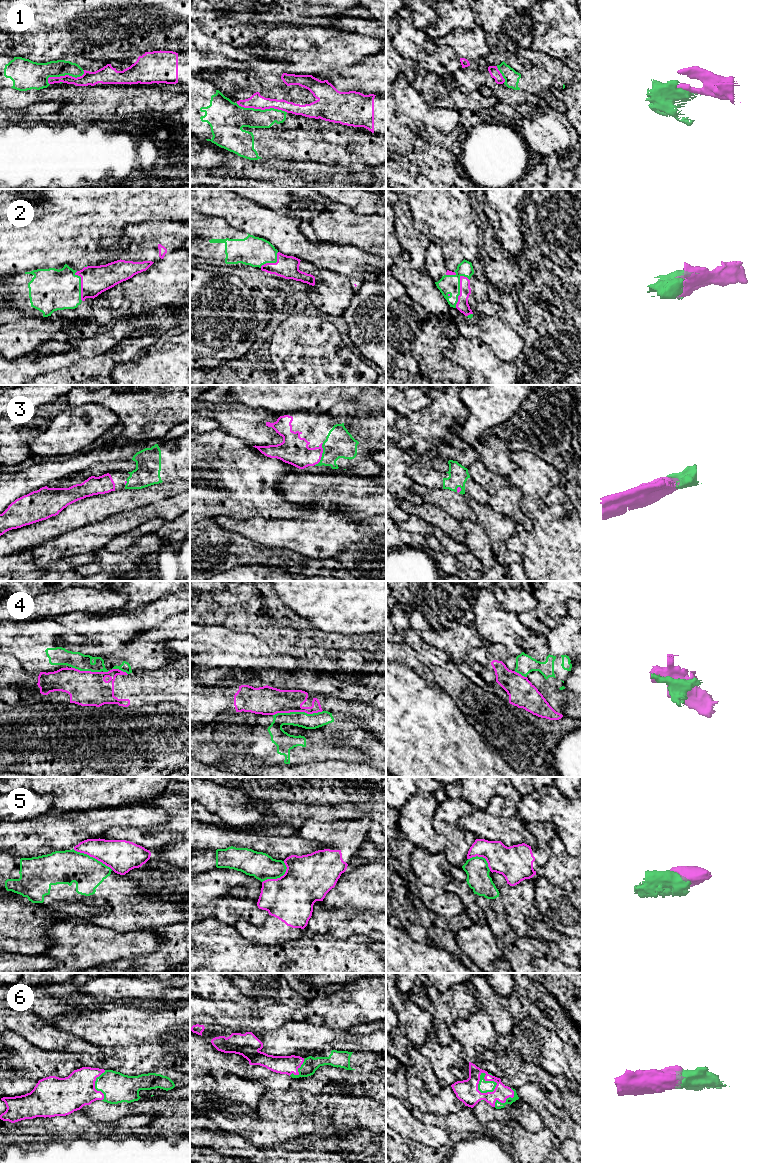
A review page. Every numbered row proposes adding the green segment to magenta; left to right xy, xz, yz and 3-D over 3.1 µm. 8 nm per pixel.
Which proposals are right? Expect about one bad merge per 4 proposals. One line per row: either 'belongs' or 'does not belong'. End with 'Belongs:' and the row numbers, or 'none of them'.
1: does not belong
2: belongs
3: belongs
4: does not belong
5: does not belong
6: belongs
Belongs: 2, 3, 6

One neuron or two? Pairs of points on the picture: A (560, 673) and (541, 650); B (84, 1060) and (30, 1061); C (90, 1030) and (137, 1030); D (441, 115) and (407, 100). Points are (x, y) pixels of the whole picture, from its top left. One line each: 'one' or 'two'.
A: one
B: one
C: one
D: one

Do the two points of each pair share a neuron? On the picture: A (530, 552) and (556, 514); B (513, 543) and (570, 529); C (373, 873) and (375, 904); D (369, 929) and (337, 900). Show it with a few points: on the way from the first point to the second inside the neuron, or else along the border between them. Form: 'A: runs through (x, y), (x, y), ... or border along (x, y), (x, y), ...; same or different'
A: runs through (539, 543), (556, 526), (556, 523); same
B: runs through (527, 548), (547, 548), (556, 543); same
C: runs through (373, 881), (369, 886), (371, 896); same
D: border along (324, 906), (327, 908), (357, 910); different

